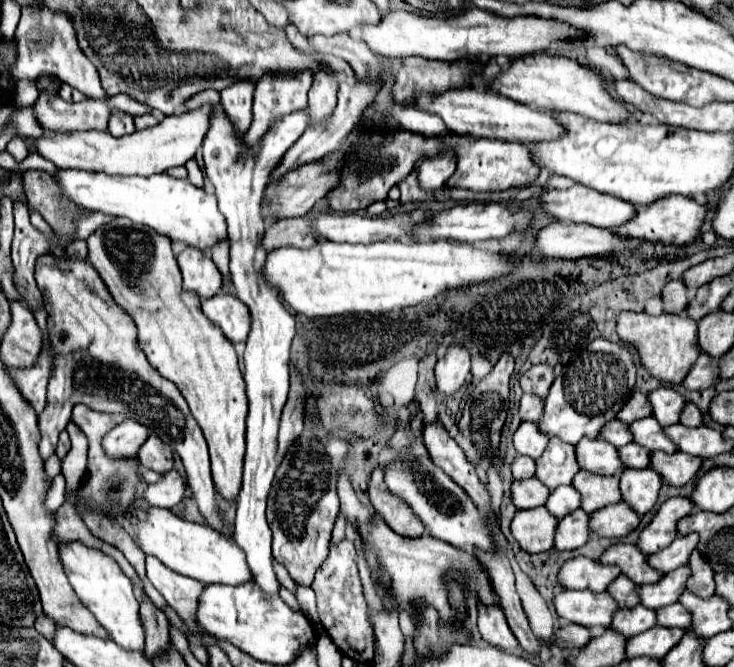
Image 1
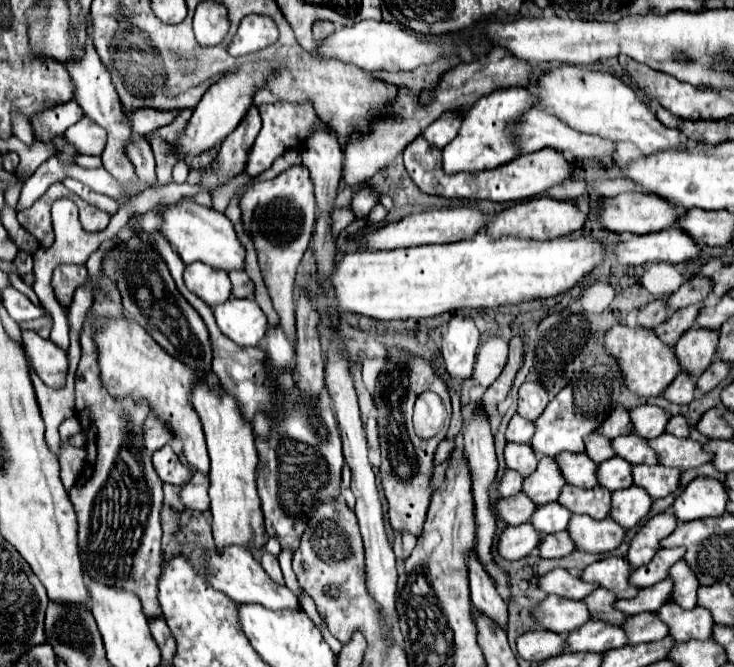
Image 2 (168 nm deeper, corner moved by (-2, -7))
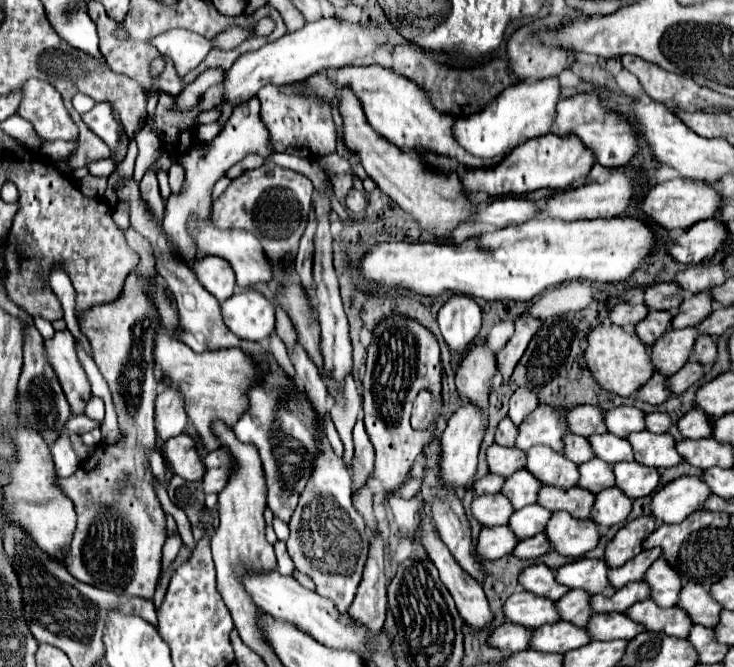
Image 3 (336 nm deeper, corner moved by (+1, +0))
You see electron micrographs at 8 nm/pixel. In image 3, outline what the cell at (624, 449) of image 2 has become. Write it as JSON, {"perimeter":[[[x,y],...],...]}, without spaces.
{"perimeter":[[[606,432],[598,436],[590,436],[588,440],[590,440],[590,446],[594,448],[594,454],[602,460],[608,460],[610,464],[634,460],[634,450],[626,438]]]}

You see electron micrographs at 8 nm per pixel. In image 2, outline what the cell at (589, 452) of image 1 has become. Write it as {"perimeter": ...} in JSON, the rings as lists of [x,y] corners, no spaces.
{"perimeter":[[[559,453],[557,465],[561,467],[561,475],[565,483],[581,487],[581,489],[593,489],[597,485],[595,471],[597,465],[585,455],[585,453]]]}

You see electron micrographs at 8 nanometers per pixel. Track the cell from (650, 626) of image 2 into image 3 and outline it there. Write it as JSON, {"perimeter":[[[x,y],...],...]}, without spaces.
{"perimeter":[[[620,612],[594,614],[586,628],[590,628],[590,634],[594,636],[594,640],[614,640],[614,638],[632,640],[640,632],[646,632],[642,624],[630,620],[626,614],[620,614]]]}

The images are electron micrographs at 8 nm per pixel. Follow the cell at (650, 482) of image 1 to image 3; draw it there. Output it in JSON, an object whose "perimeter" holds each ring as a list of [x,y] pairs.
{"perimeter":[[[618,486],[606,488],[596,494],[594,502],[594,514],[590,518],[598,522],[600,526],[614,526],[614,524],[624,524],[630,510],[632,510],[632,498],[628,498]]]}

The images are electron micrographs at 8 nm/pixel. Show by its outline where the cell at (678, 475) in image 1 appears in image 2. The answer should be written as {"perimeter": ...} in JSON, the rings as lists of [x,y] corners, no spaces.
{"perimeter":[[[633,465],[633,485],[643,487],[651,499],[661,499],[673,493],[679,485],[681,471],[663,465]]]}

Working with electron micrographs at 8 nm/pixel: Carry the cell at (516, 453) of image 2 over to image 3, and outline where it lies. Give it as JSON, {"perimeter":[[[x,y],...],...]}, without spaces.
{"perimeter":[[[492,444],[486,452],[486,460],[488,460],[490,472],[508,478],[526,466],[526,452],[516,448],[516,446],[506,448],[506,446]]]}

